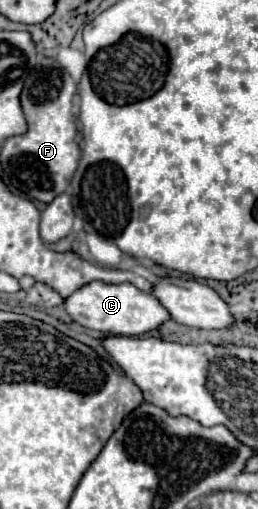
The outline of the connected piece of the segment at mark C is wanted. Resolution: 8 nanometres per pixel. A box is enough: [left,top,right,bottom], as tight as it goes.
[66,282,170,336]

